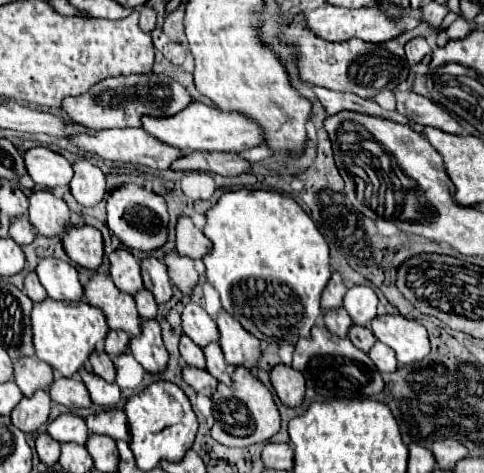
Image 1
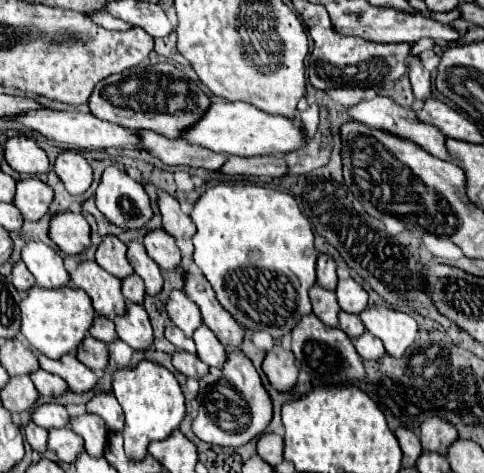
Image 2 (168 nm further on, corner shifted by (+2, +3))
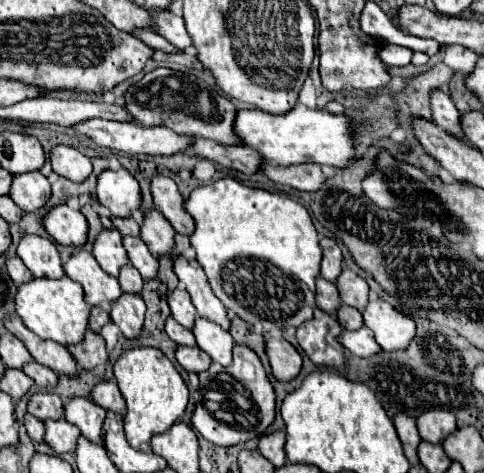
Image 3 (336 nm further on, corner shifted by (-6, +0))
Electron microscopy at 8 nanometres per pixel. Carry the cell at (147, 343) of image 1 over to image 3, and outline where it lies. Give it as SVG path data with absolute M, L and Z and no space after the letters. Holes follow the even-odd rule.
M122 293L122 297L112 305L110 317L112 323L116 323L124 337L136 339L144 327L144 313L146 305L140 295L128 295Z

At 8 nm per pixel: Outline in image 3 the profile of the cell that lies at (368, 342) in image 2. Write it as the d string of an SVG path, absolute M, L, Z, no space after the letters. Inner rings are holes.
M362 327L358 331L344 331L340 335L340 343L356 357L372 357L382 351L368 327Z

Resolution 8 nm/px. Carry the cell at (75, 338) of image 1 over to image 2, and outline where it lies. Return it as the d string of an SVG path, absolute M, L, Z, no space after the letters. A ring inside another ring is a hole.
M34 284L20 302L20 316L22 316L20 332L28 340L30 348L48 358L60 358L64 354L76 352L94 320L94 308L92 302L88 300L88 294L84 294L84 290L72 284L60 286L58 290L48 290Z

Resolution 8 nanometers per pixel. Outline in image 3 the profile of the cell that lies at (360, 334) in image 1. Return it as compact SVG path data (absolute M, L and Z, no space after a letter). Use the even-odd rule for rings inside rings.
M342 305L340 309L338 309L338 321L340 321L340 325L344 327L344 329L348 329L348 331L356 331L356 329L360 329L360 327L364 327L364 319L362 319L362 313L358 311L358 309L354 309L354 307L348 307L348 305Z

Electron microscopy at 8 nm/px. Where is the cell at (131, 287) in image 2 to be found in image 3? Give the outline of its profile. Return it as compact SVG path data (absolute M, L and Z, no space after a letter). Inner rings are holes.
M126 265L118 277L120 281L120 287L124 293L136 293L140 295L142 293L142 285L144 285L144 279L140 277L140 273L132 267L132 265Z

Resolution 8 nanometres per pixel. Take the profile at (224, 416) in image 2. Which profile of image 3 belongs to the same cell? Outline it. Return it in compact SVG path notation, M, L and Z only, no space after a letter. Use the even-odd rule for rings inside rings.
M234 347L234 361L228 367L212 363L208 371L200 373L200 403L194 409L192 425L194 429L214 445L232 447L246 443L254 437L264 435L264 431L274 421L274 387L266 377L266 371L258 359L258 355L246 347Z

